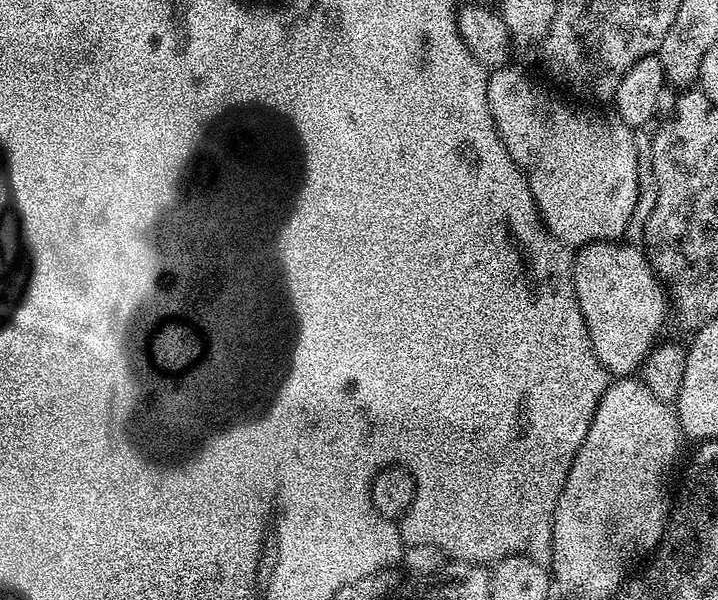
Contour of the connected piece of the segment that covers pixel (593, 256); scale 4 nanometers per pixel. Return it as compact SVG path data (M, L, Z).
M600 240L596 244L586 244L575 253L572 277L590 346L598 362L602 362L613 377L631 377L648 351L661 339L660 331L670 320L666 289L657 281L647 255L628 242Z

